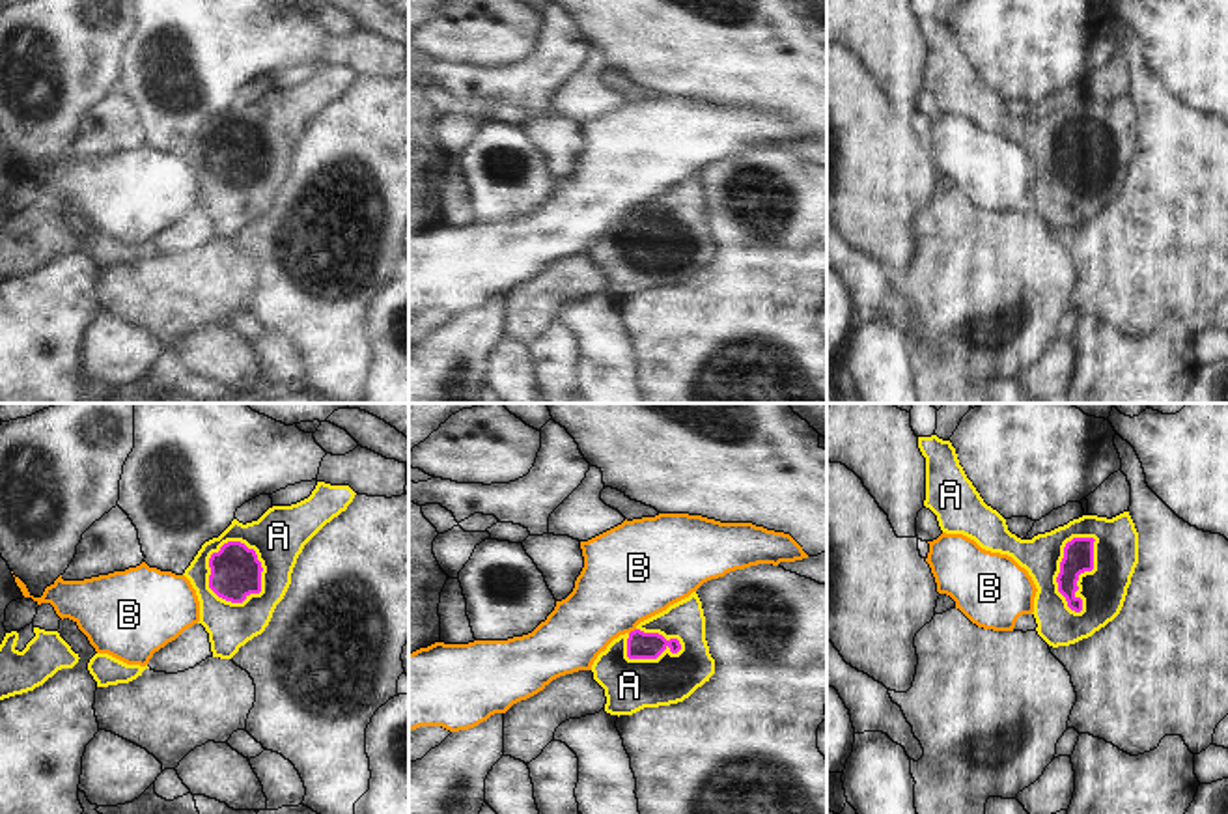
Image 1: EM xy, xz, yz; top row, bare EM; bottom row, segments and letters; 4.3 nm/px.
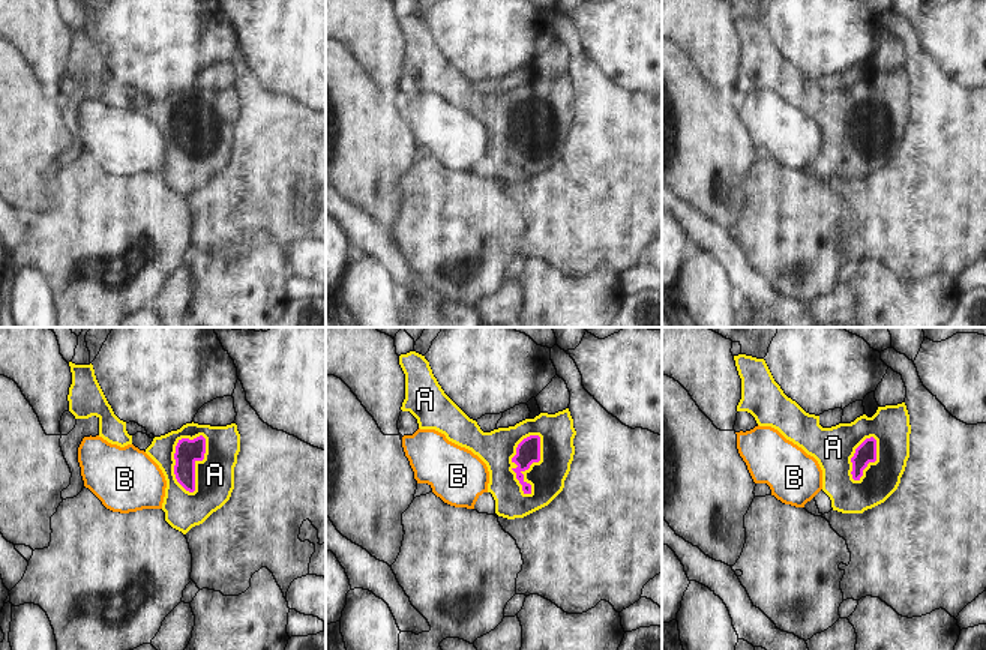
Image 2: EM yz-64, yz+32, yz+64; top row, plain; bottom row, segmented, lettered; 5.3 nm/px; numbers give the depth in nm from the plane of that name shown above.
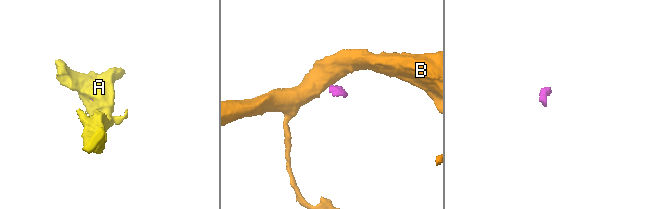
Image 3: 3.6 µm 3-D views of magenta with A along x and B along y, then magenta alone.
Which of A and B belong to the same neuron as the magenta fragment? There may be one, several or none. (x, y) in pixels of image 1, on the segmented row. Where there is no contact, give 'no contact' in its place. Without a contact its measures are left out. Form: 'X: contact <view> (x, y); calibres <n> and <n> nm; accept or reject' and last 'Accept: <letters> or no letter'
A: contact yz (1083, 572); calibres 130 and 200 nm; accept
B: contact xz (631, 631); calibres 120 and 400 nm; reject
Accept: A

